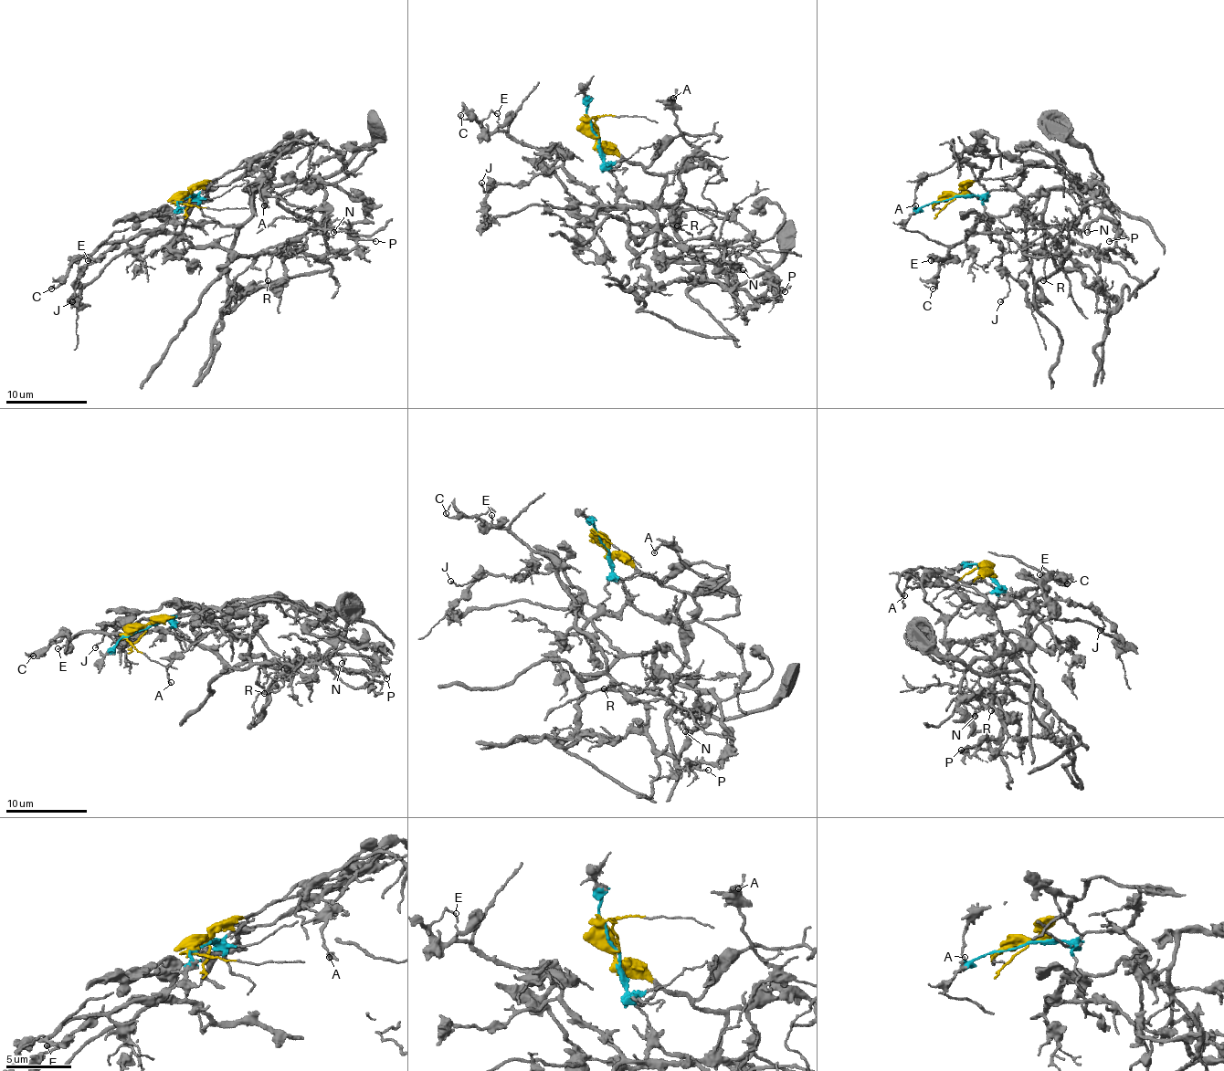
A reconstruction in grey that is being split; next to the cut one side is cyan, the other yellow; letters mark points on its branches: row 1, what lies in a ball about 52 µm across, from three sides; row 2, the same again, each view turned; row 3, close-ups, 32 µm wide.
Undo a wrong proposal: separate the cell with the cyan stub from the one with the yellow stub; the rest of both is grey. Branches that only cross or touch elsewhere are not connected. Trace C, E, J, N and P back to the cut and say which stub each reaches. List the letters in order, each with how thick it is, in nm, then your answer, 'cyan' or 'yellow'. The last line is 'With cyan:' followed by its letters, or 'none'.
C: calibre 130 nm; cyan
E: calibre 110 nm; cyan
J: calibre 140 nm; cyan
N: calibre 190 nm; yellow
P: calibre 120 nm; cyan
With cyan: C, E, J, P

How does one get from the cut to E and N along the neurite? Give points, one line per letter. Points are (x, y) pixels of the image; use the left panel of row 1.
E: (185, 198), (207, 190), (173, 245), (185, 250), (191, 246), (177, 235), (154, 232), (104, 242), (88, 260)
N: (185, 198), (254, 157), (252, 161), (269, 167), (274, 183), (315, 183), (325, 194), (325, 224), (333, 232)

